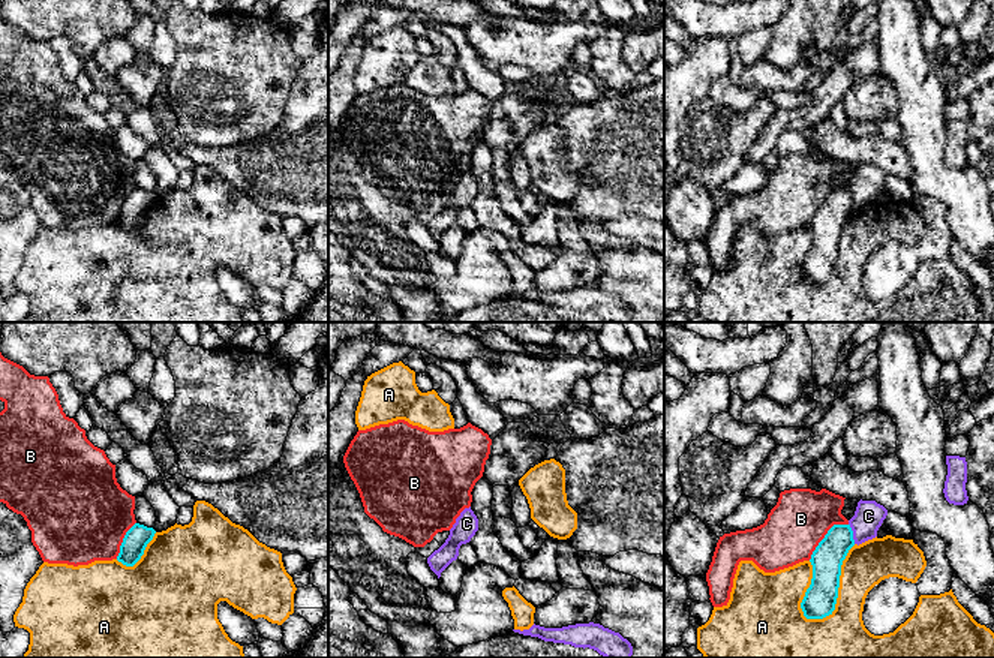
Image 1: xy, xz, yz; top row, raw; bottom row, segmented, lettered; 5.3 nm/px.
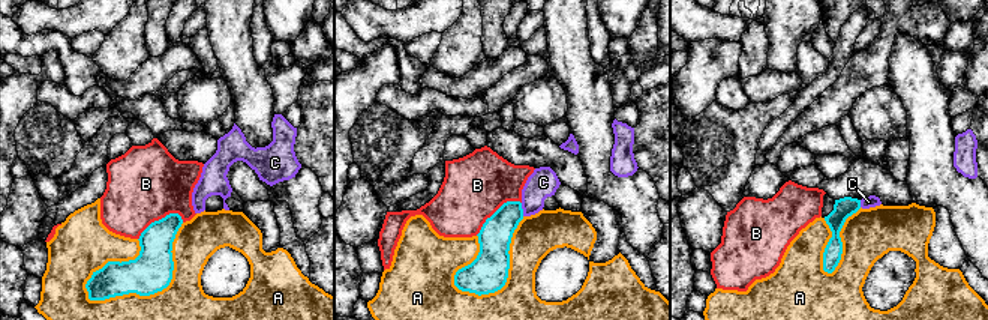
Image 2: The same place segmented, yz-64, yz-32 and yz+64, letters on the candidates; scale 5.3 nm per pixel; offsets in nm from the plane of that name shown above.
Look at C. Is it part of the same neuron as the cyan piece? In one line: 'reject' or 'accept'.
reject

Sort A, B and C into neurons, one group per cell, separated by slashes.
A / B / C

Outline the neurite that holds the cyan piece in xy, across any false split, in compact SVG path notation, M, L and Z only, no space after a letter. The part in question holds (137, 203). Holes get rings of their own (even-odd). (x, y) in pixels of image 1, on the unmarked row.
M135 187L123 202L117 225L126 231L133 231L144 219L144 214L154 198L156 195L153 192Z

